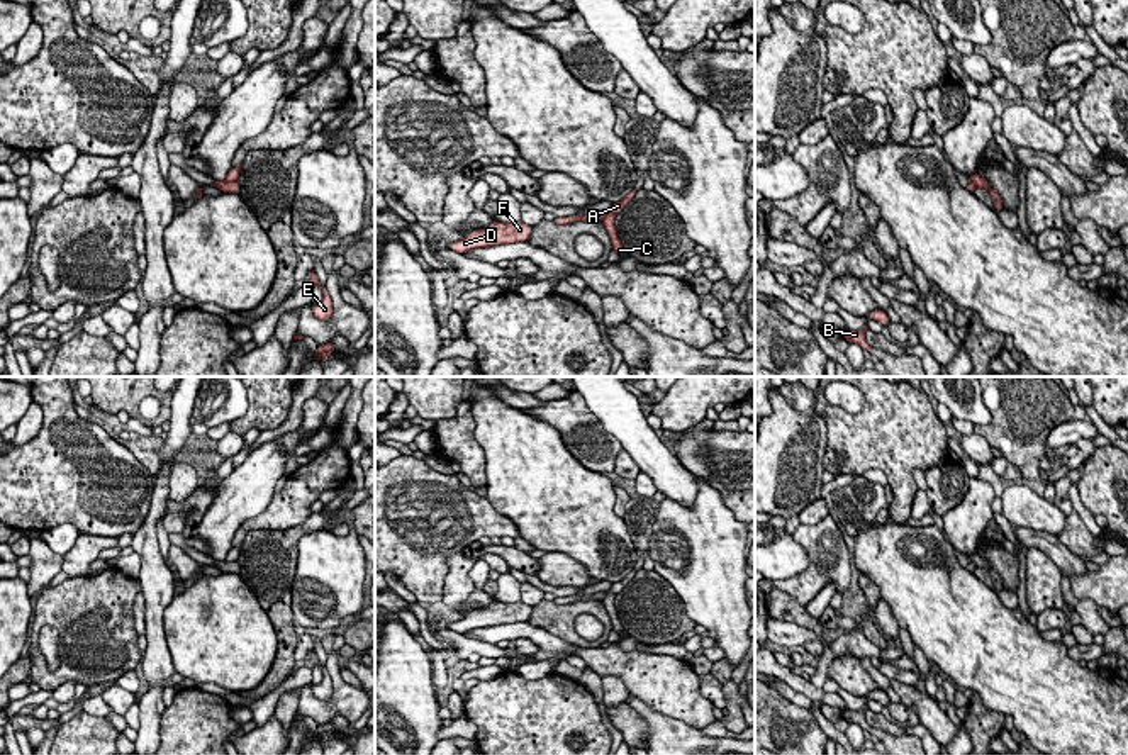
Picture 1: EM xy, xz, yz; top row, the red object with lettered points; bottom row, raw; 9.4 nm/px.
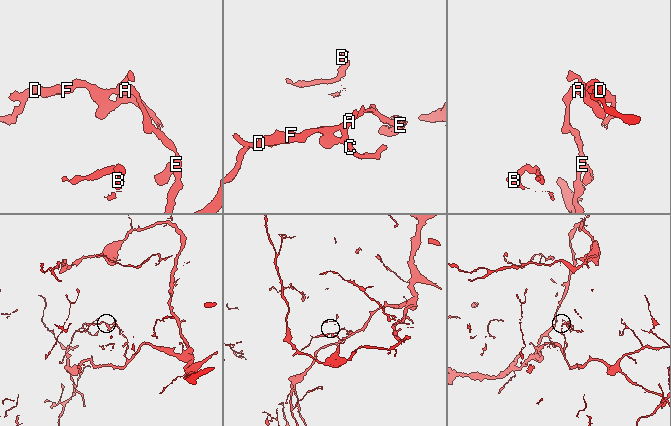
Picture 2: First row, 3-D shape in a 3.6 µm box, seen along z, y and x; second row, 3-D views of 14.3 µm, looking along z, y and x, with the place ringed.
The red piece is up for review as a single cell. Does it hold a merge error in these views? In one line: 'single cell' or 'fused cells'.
fused cells

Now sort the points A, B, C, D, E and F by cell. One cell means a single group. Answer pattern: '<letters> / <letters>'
A D E F / B C

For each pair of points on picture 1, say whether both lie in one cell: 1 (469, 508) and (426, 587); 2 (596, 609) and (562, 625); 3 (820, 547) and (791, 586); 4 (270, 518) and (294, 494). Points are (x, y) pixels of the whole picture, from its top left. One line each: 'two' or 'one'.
1: one
2: one
3: one
4: one

